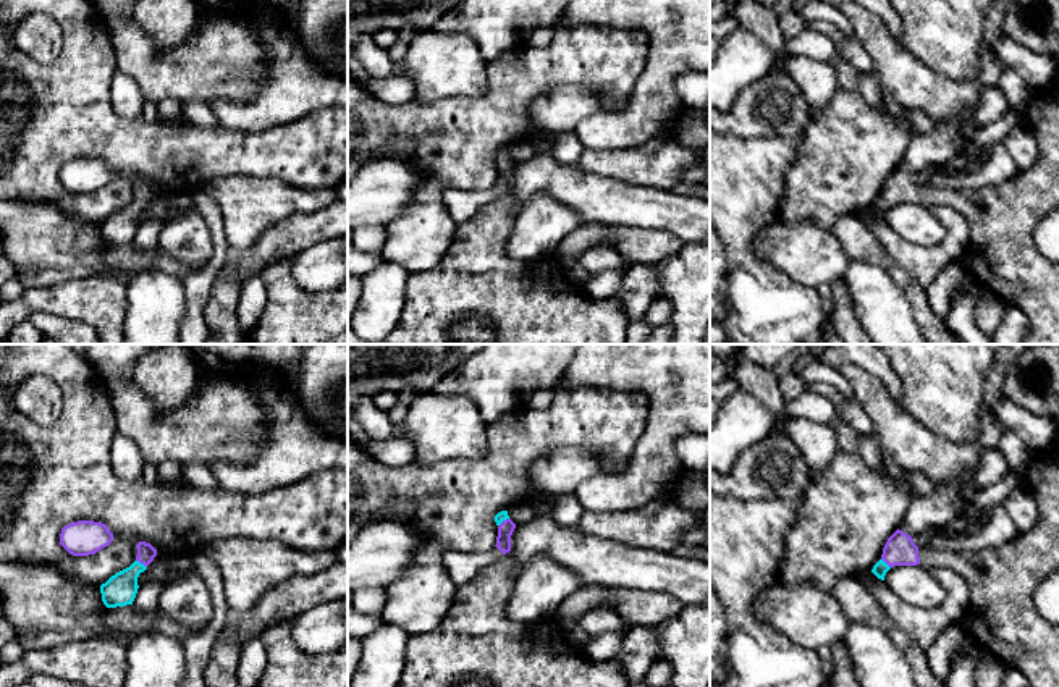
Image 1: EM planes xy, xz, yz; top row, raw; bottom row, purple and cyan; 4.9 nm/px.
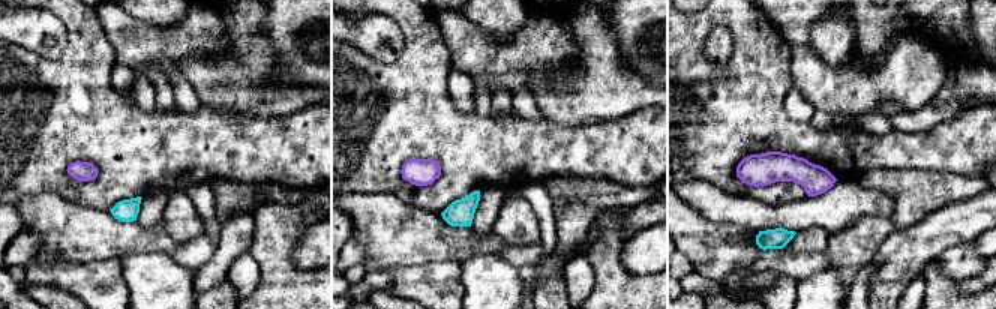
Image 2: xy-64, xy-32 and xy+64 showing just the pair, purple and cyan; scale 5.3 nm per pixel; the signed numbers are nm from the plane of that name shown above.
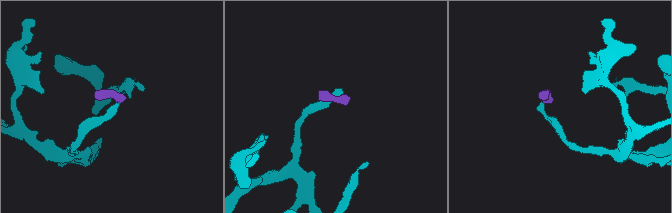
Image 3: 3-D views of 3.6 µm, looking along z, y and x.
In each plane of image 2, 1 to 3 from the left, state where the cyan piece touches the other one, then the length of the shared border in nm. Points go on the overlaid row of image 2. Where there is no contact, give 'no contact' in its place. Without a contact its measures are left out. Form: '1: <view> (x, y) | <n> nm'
1: no contact
2: no contact
3: no contact

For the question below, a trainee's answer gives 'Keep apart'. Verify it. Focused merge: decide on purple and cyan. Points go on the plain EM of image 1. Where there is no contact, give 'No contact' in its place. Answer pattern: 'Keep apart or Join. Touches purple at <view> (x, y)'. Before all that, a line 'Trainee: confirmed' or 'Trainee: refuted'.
Trainee: refuted
Join. Touches purple at xy (141, 201)

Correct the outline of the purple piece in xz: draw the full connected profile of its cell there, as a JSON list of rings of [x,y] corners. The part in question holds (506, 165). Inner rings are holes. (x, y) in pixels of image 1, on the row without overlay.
[[[501,149],[495,154],[498,163],[496,186],[506,192],[511,189],[511,173],[516,166],[516,162],[509,157],[508,149]]]

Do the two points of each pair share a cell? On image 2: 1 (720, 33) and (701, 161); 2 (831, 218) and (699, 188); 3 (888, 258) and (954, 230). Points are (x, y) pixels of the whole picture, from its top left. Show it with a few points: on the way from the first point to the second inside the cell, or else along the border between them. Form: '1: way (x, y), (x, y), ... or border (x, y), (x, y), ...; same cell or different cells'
1: border (710, 30), (702, 53), (713, 63), (725, 68); different cells
2: way (798, 215), (752, 215), (732, 209); same cell
3: way (905, 254), (938, 231); same cell

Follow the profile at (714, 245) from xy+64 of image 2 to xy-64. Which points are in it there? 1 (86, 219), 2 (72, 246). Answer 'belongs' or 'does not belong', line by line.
1: belongs
2: belongs

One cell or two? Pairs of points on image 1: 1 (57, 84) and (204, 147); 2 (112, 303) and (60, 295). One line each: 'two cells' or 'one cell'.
1: one cell
2: one cell

